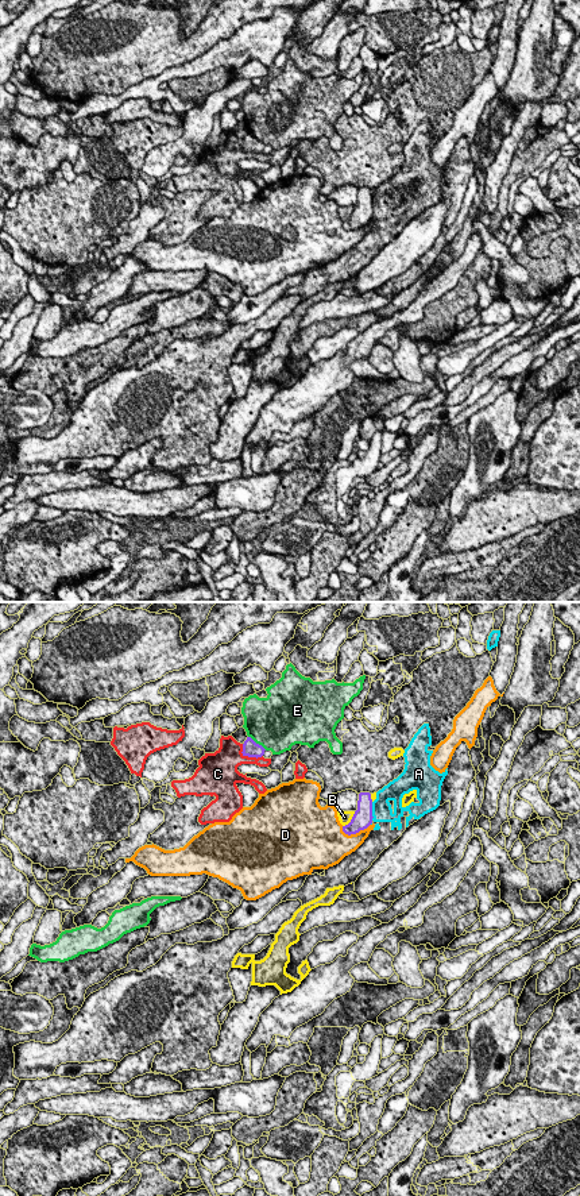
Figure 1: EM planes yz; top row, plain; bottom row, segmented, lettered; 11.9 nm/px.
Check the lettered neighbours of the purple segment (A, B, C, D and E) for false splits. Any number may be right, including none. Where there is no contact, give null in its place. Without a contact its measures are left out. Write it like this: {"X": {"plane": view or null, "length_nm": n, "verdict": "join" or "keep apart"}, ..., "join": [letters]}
{"A": {"plane": "yz", "length_nm": 220, "verdict": "keep apart"}, "B": {"plane": "yz", "length_nm": 240, "verdict": "keep apart"}, "C": {"plane": "yz", "length_nm": 300, "verdict": "keep apart"}, "D": {"plane": "yz", "length_nm": 360, "verdict": "keep apart"}, "E": {"plane": "yz", "length_nm": 280, "verdict": "keep apart"}, "join": []}

